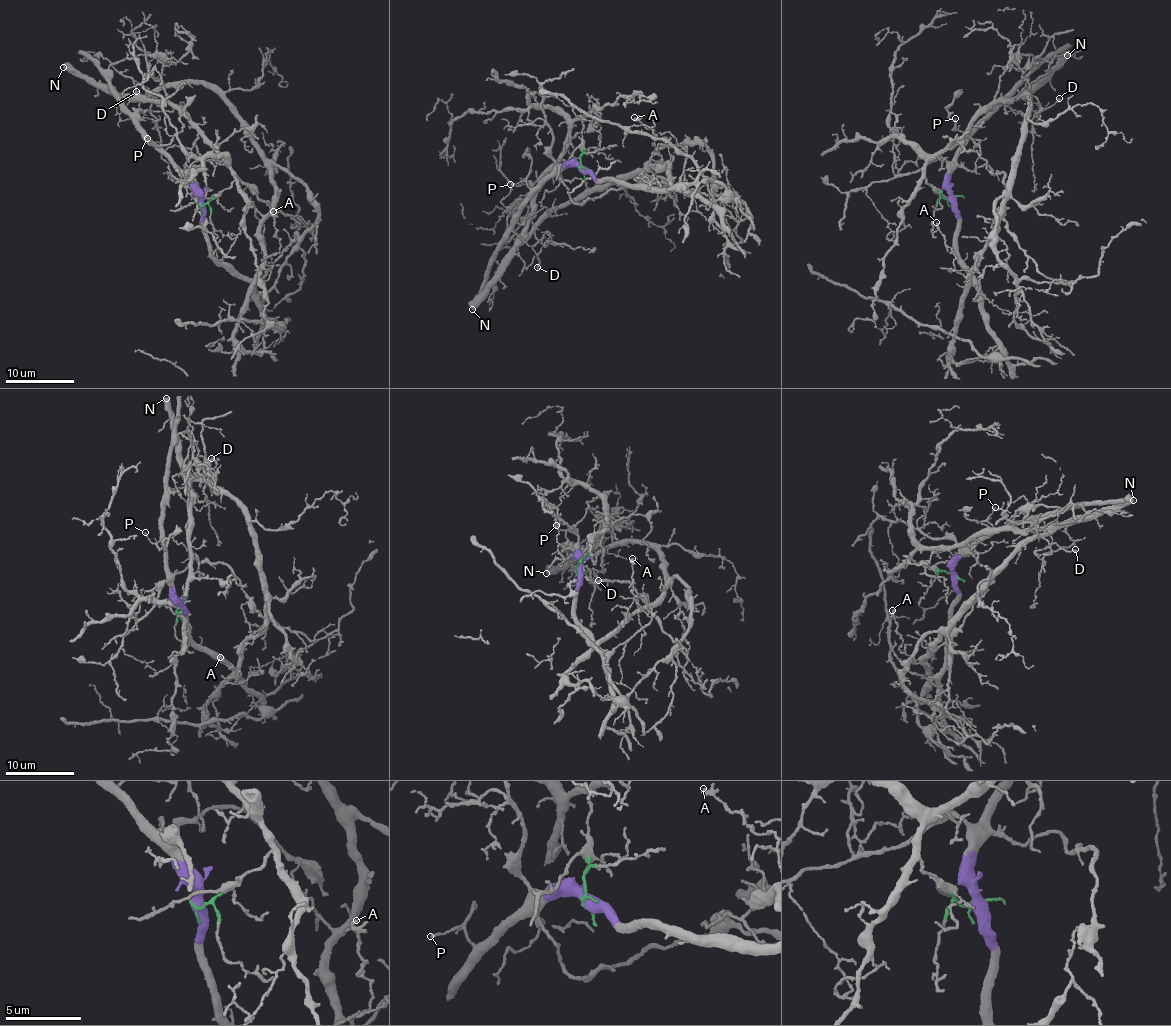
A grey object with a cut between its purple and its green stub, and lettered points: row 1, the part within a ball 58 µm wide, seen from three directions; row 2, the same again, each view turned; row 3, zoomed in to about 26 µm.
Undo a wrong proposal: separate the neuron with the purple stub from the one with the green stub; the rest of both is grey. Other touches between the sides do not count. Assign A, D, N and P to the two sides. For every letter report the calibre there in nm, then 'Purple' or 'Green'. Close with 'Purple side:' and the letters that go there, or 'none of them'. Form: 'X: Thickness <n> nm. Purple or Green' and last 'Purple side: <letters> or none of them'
A: Thickness 130 nm. Green
D: Thickness 240 nm. Purple
N: Thickness 550 nm. Green
P: Thickness 140 nm. Purple
Purple side: D, P

